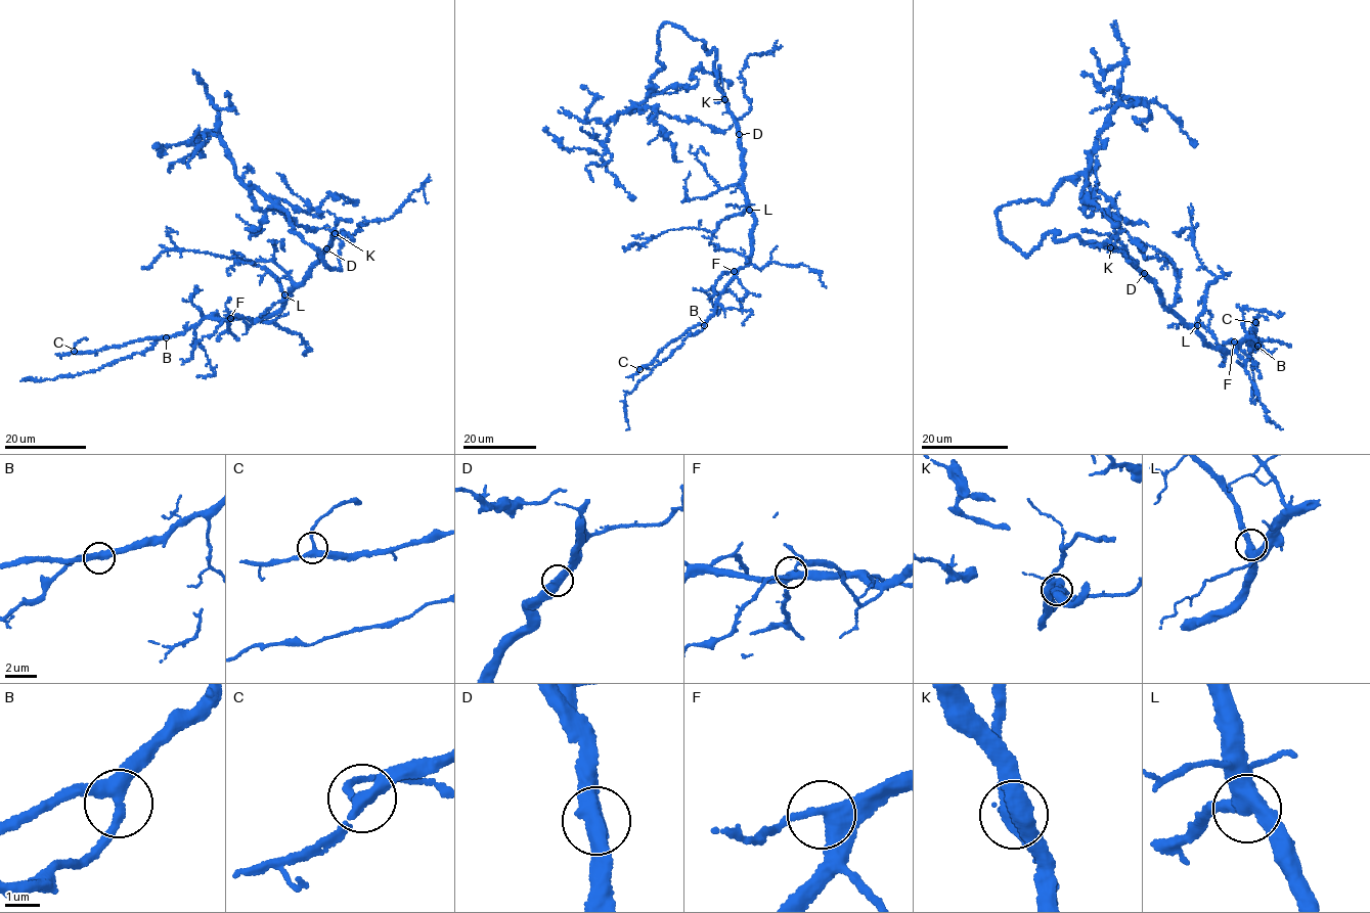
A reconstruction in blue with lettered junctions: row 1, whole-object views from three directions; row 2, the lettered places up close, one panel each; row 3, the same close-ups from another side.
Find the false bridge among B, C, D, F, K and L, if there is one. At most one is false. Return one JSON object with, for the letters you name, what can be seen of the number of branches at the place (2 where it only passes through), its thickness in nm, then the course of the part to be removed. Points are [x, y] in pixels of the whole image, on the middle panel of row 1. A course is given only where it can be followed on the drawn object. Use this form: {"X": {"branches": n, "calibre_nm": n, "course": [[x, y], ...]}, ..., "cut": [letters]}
{"cut": []}

